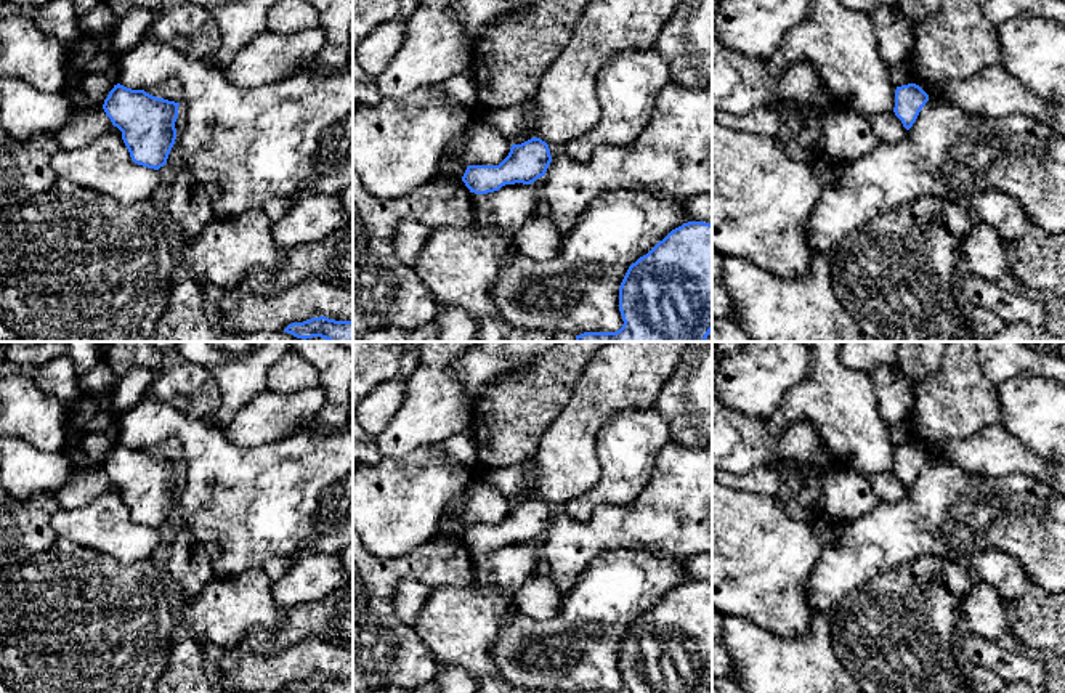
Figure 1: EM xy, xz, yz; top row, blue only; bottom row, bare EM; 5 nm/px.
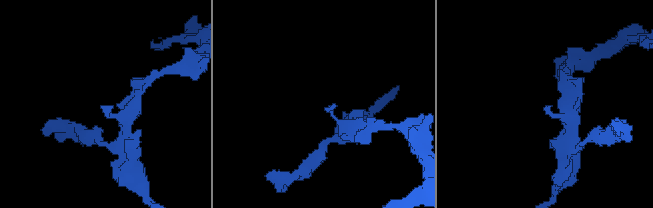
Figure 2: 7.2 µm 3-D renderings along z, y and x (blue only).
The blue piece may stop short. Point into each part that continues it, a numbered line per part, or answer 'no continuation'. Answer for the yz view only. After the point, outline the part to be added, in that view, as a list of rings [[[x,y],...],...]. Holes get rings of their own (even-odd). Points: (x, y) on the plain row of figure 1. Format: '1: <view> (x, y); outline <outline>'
no continuation

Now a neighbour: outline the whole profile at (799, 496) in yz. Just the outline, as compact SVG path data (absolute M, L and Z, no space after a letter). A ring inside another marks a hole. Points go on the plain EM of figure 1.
M826 443L823 451L824 460L820 464L800 459L776 459L770 464L784 476L775 500L792 520L813 520L823 512L821 480L837 464Z

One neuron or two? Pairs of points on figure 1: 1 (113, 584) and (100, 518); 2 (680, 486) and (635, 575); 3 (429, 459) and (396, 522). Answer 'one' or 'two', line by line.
1: two
2: two
3: one

